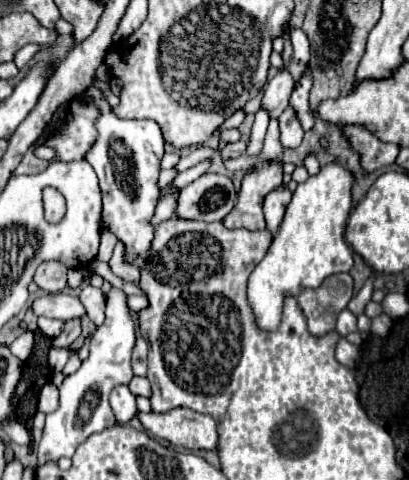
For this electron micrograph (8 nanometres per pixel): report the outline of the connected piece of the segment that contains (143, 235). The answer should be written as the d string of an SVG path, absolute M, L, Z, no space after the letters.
M89 86L83 94L83 100L99 104L101 108L101 116L97 120L97 130L99 130L99 138L93 144L93 148L87 152L85 160L93 166L93 170L99 176L99 186L103 192L103 222L105 228L109 232L113 232L119 242L125 244L125 250L129 252L141 252L141 262L145 262L145 258L151 252L151 242L153 242L153 224L151 218L155 214L155 206L161 198L161 188L157 186L157 178L161 172L161 158L165 154L165 142L163 142L163 134L161 128L155 120L121 120L111 112L111 106L105 102L103 94L99 88Z

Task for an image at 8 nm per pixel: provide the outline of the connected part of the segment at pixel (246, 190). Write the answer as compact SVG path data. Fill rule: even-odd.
M271 162L261 168L253 168L241 184L241 192L235 208L225 216L223 224L227 228L247 228L247 230L265 230L263 218L263 200L265 196L283 186L281 182L283 166L281 162Z

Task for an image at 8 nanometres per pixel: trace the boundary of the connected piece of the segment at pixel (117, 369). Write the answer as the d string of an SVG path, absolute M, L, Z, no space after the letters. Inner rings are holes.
M113 286L107 294L105 322L97 328L91 340L89 358L83 360L81 368L75 374L63 380L63 384L59 386L61 392L59 408L47 414L43 438L39 442L39 464L45 464L49 460L57 462L61 456L73 456L73 452L83 440L115 424L115 416L109 406L109 394L115 386L129 384L129 380L133 378L131 370L133 346L135 346L135 320L127 306L125 292Z

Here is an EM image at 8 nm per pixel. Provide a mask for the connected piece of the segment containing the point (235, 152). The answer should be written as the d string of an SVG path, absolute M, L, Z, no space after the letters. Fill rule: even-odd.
M239 140L239 142L227 144L227 146L223 148L221 156L223 156L223 158L237 158L237 156L241 156L241 154L245 152L245 148L247 148L247 142L245 142L245 140Z

